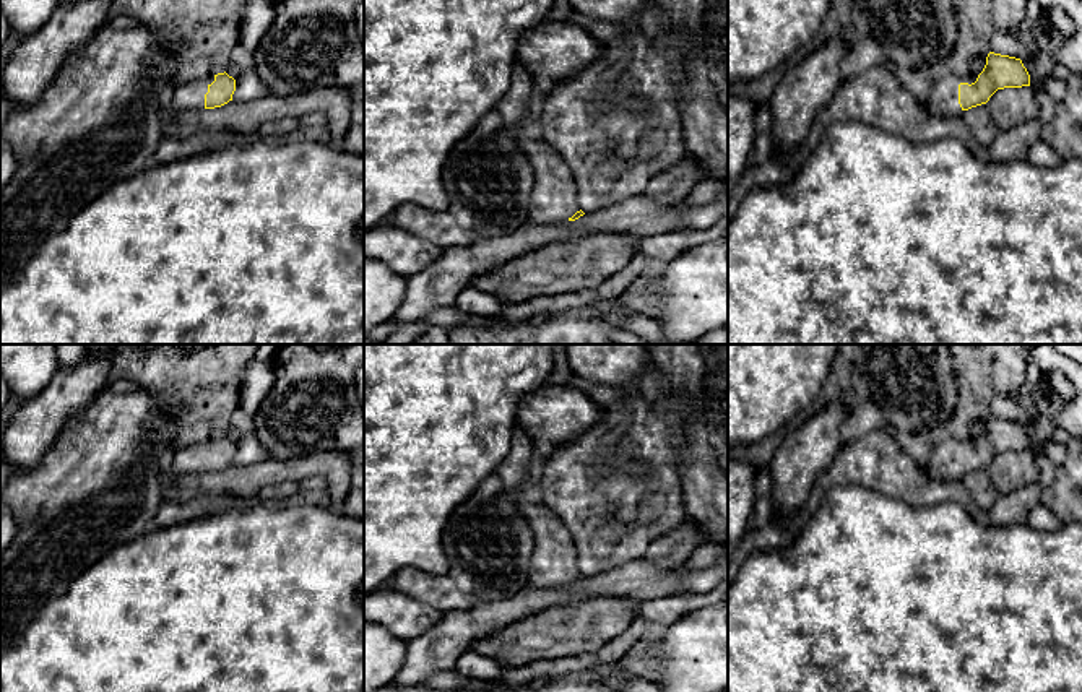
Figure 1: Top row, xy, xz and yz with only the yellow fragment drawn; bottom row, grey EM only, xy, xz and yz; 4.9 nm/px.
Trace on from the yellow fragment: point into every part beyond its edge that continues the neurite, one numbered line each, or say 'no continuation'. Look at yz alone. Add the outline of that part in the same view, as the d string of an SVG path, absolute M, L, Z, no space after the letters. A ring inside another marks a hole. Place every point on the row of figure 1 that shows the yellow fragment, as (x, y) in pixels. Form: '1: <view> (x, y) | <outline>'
1: yz (943, 99) | M949 71L939 75L933 80L931 91L921 107L936 117L954 115L960 117L963 114L959 104L959 84L960 83L975 83L978 75L952 75ZM978 73L980 75L980 73Z

